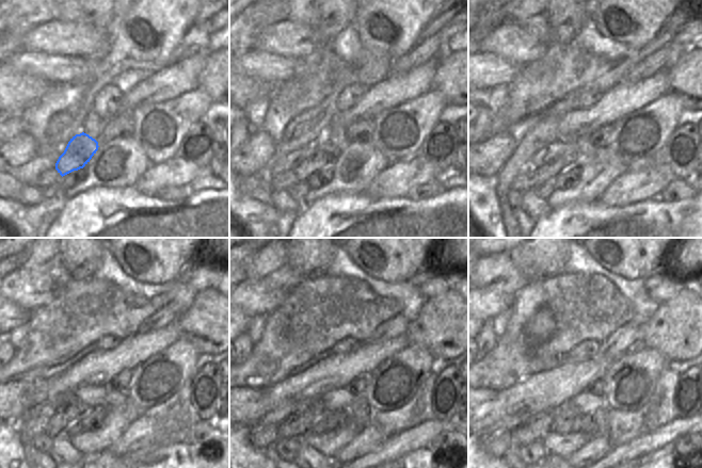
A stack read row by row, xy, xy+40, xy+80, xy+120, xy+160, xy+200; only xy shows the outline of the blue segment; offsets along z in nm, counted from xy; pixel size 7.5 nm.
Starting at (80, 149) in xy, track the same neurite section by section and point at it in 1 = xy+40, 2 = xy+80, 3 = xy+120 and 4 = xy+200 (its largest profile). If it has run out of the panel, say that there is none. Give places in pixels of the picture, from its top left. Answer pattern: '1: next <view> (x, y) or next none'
1: next xy+40 (321, 154)
2: next xy+80 (552, 163)
3: next xy+120 (67, 413)
4: next xy+200 (535, 428)

